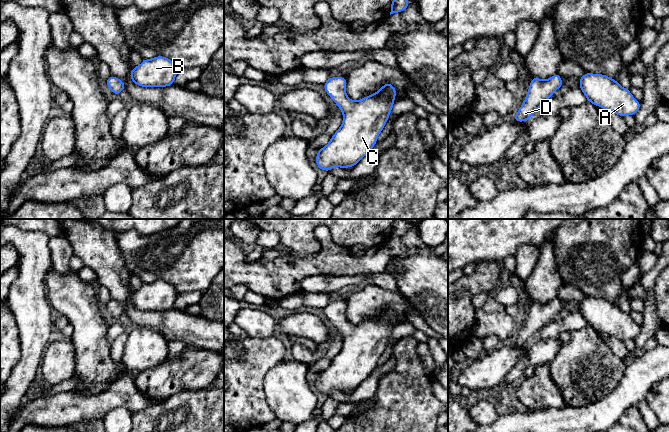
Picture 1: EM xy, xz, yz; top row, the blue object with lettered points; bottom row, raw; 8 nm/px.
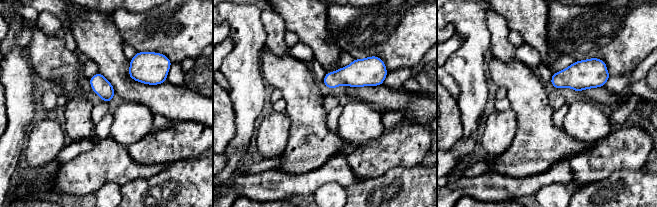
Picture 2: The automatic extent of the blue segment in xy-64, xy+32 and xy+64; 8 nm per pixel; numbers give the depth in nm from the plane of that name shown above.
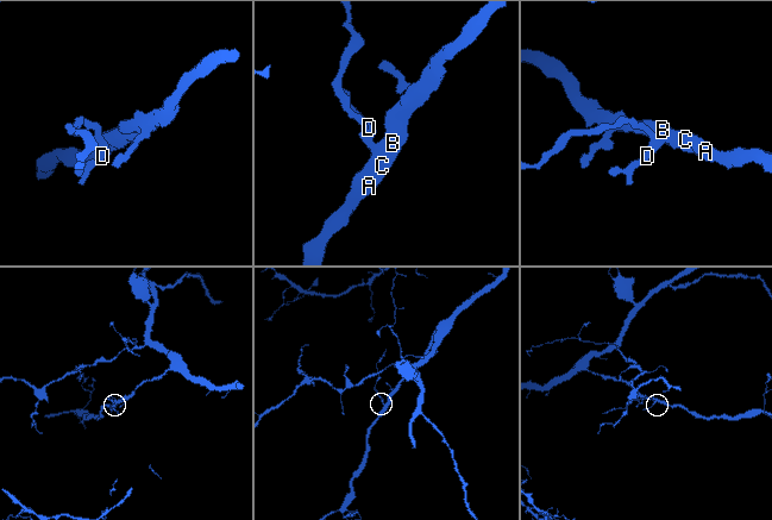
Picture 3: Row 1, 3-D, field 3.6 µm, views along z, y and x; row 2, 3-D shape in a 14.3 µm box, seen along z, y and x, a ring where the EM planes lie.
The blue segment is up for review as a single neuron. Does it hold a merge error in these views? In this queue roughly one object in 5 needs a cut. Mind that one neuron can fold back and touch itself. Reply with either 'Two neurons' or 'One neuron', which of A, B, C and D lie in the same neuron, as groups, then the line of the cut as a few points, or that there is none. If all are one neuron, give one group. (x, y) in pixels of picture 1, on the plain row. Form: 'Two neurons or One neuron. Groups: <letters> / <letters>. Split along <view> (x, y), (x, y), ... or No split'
Two neurons. Groups: A B C / D. Split along xz (348, 322), (338, 322), (335, 325)

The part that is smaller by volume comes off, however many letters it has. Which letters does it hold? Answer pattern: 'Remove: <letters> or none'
Remove: D

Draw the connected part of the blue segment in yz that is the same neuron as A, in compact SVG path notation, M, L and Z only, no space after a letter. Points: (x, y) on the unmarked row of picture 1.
M585 297L579 302L579 312L587 325L600 330L608 336L621 341L635 339L640 333L640 326L623 312L615 303L604 298Z

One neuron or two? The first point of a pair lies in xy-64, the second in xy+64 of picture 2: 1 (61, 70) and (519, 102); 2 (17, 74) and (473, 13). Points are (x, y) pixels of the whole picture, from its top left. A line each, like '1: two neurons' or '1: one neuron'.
1: one neuron
2: one neuron

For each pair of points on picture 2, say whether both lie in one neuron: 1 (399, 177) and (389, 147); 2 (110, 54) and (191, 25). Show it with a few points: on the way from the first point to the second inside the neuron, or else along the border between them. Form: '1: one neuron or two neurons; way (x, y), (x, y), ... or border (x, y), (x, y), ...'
1: two neurons; border (419, 163), (413, 166), (394, 166), (375, 178)
2: two neurons; border (113, 22), (124, 43)

